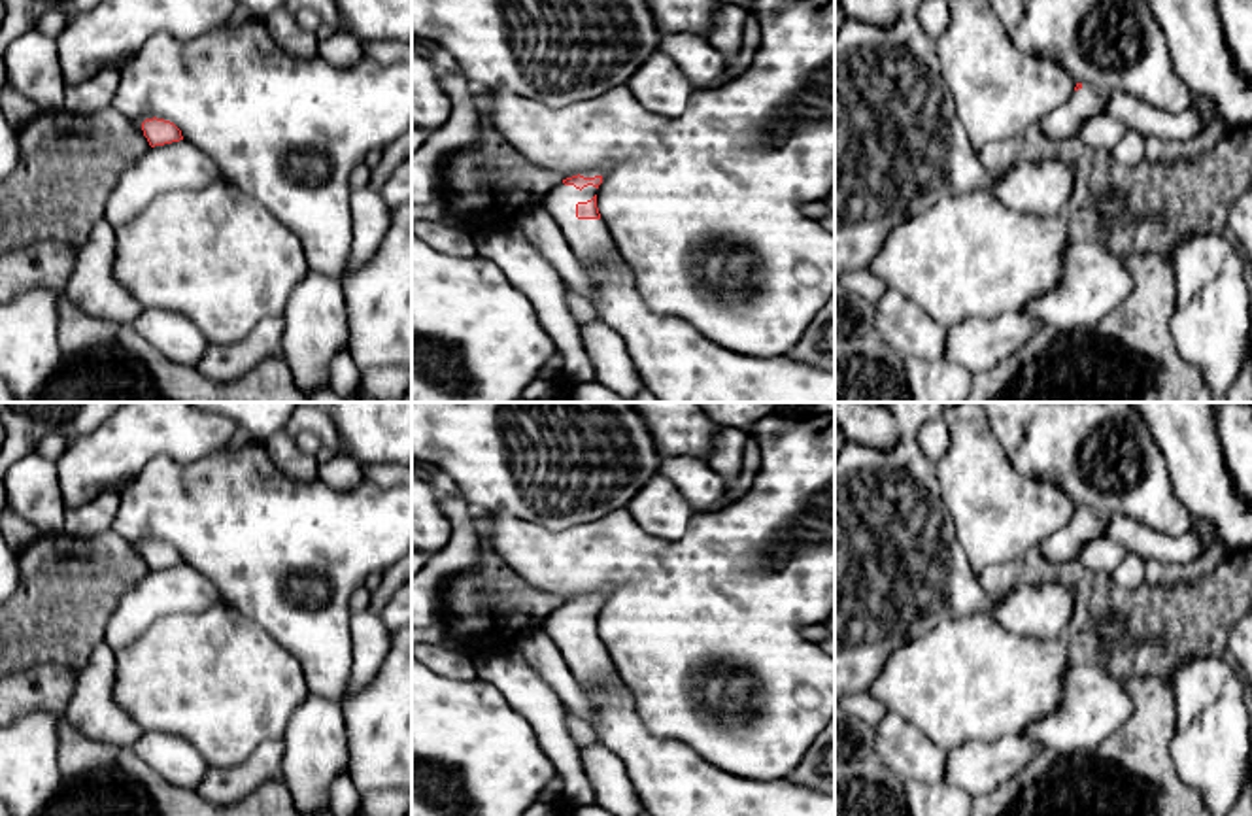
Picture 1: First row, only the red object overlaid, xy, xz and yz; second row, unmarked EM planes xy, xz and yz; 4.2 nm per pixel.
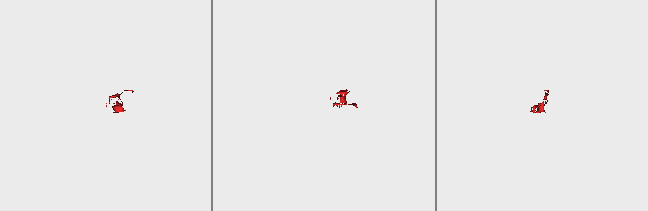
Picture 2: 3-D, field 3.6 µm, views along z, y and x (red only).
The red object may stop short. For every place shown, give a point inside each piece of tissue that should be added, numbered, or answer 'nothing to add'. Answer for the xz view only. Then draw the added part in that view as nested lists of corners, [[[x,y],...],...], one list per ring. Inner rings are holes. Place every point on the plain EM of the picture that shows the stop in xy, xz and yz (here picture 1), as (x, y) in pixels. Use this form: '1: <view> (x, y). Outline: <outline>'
1: xz (590, 663). Outline: [[[559,606],[546,618],[544,633],[553,640],[561,657],[568,665],[576,682],[585,688],[606,688],[618,684],[618,669],[602,642],[578,642],[576,627],[597,618],[597,610],[582,614],[574,608]]]

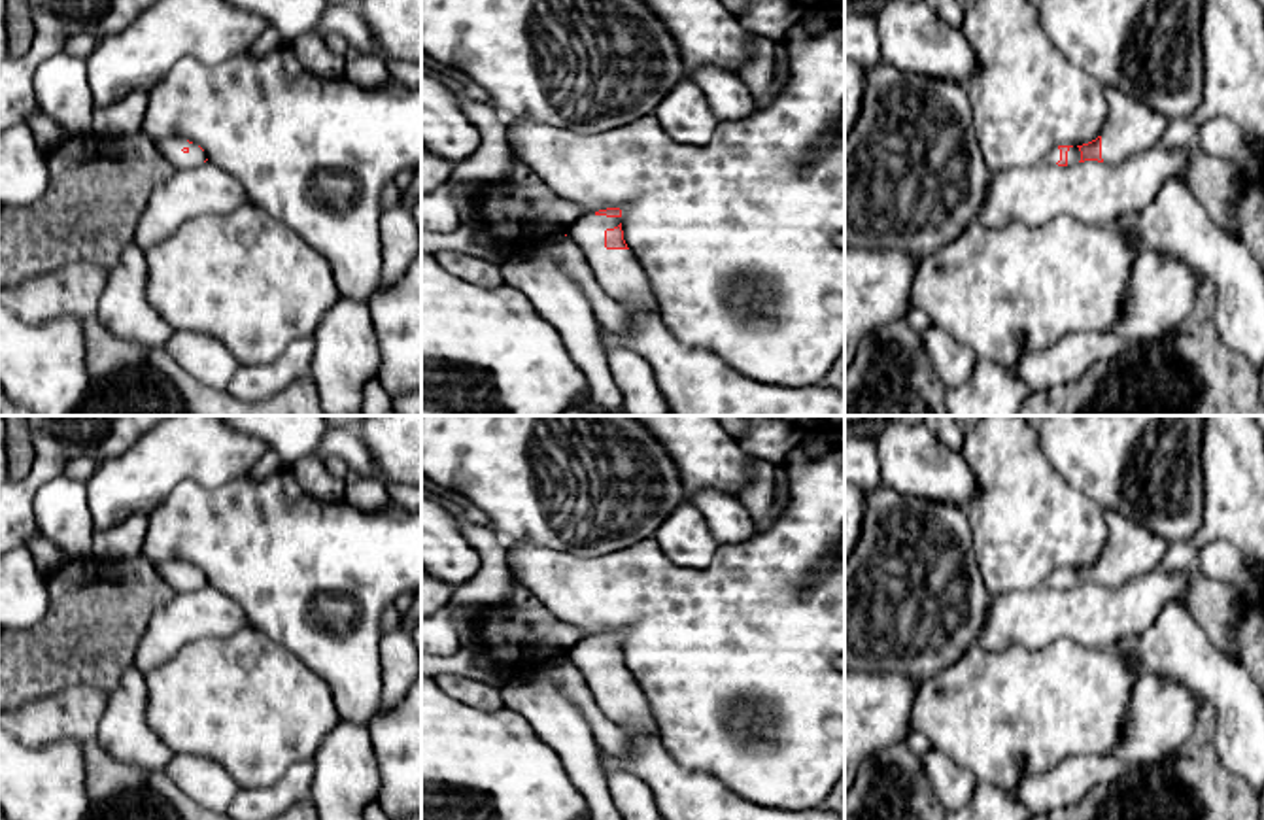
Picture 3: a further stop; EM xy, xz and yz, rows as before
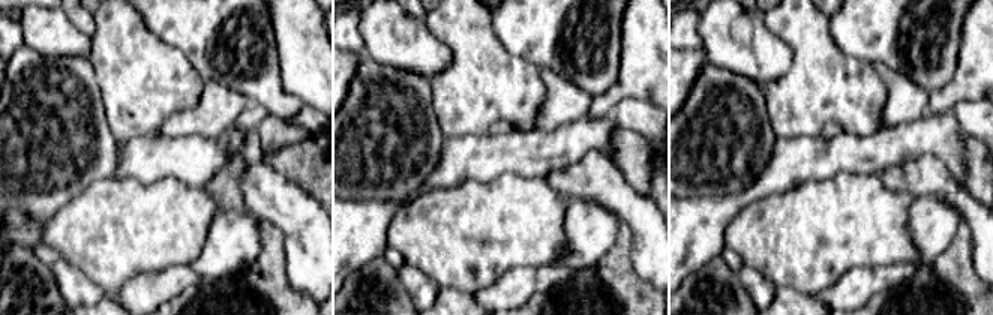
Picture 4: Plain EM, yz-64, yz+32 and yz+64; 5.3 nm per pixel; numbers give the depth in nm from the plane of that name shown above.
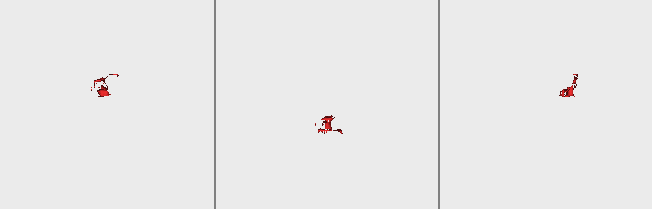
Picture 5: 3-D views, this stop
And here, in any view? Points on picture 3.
1: xz (618, 696). Outline: [[[588,637],[571,648],[567,659],[580,671],[601,712],[618,727],[656,729],[652,707],[631,673],[606,673],[605,654],[620,641]]]

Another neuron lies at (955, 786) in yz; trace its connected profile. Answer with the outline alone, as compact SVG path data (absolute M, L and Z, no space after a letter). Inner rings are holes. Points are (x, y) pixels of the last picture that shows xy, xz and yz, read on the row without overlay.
M928 750L920 761L931 790L947 811L962 809L971 801L979 782L969 771L937 750Z

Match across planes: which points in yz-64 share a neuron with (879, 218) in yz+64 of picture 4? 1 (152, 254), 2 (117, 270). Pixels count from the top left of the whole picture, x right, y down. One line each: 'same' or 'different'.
1: same
2: same

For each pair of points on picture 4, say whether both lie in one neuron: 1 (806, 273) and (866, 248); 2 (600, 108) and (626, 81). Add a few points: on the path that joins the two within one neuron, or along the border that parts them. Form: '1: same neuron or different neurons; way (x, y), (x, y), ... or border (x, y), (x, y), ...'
1: same neuron; way (821, 258), (831, 248), (851, 248)
2: same neuron; way (606, 102), (621, 87)

